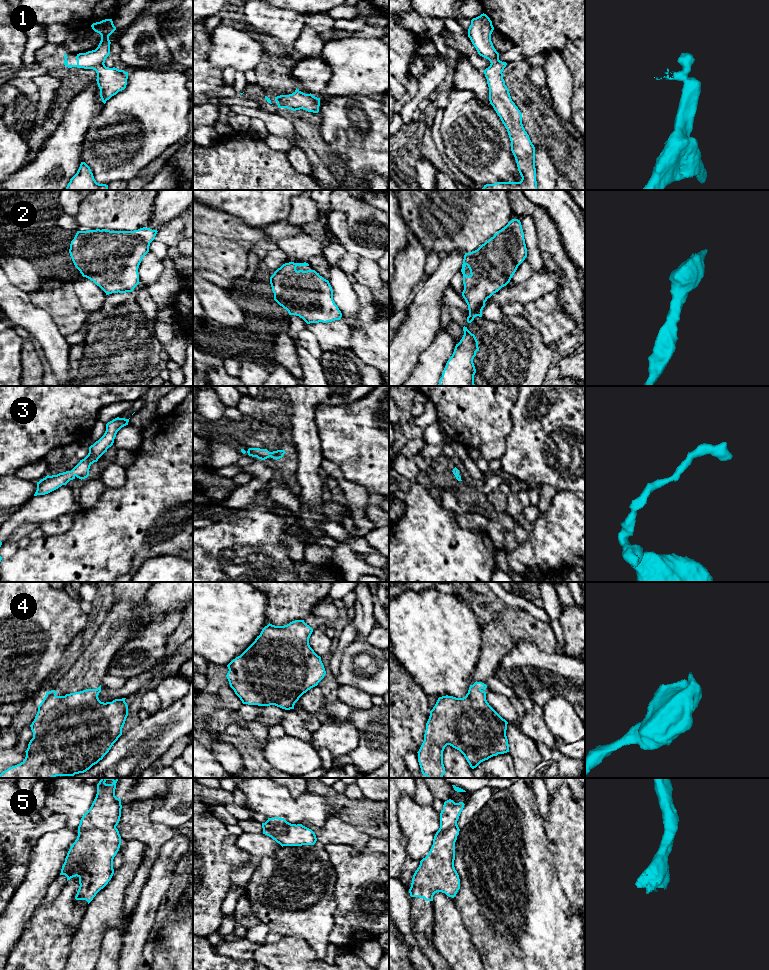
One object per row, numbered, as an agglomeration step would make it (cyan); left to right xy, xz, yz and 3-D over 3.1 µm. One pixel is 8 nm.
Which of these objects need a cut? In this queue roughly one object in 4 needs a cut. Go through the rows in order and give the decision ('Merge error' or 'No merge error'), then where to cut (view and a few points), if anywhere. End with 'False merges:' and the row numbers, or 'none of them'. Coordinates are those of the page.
1: No merge error. No split
2: No merge error. No split
3: No merge error. No split
4: No merge error. No split
5: No merge error. No split
False merges: none of them

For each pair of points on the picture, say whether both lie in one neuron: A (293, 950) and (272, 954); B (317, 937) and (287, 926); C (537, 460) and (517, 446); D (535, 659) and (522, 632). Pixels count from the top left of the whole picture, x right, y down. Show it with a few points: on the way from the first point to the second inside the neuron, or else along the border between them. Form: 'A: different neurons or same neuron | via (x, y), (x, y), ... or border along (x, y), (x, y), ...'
A: same neuron | via (288, 954), (277, 954)
B: same neuron | via (310, 930), (306, 926), (294, 926)
C: same neuron | via (532, 455), (522, 446)
D: different neurons | border along (548, 653), (528, 642), (520, 640), (507, 654)

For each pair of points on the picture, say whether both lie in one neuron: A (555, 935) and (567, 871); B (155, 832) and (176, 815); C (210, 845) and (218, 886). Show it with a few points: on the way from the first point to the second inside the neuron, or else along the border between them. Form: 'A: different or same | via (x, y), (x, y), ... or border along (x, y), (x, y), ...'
A: different | border along (556, 868), (560, 886), (570, 907), (574, 911)
B: different | border along (152, 804), (150, 818), (175, 830)
C: same | via (213, 855), (215, 876)

